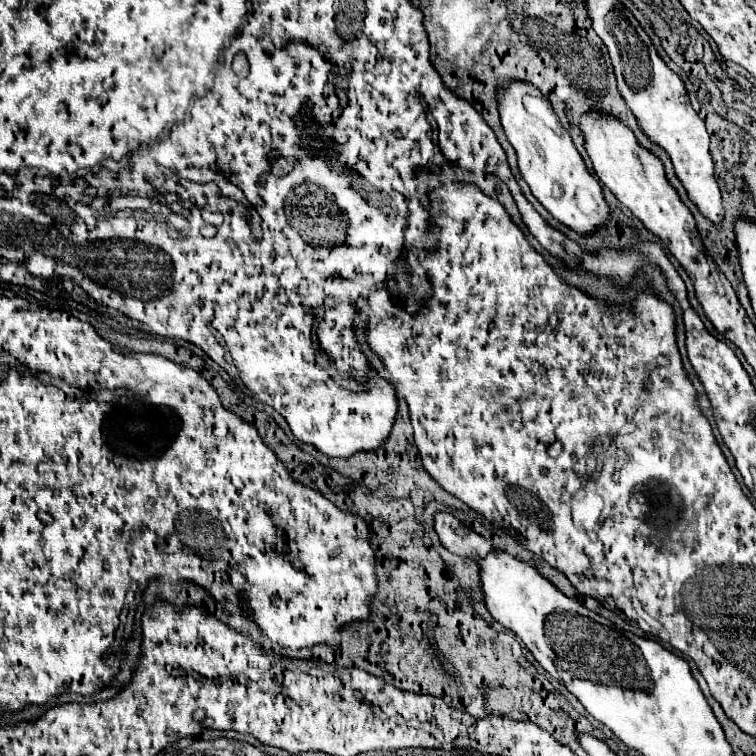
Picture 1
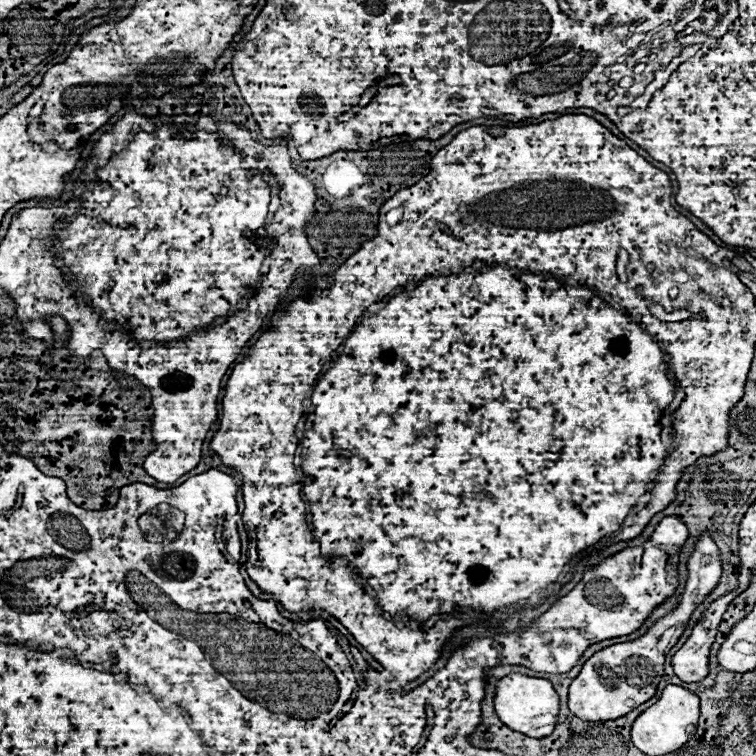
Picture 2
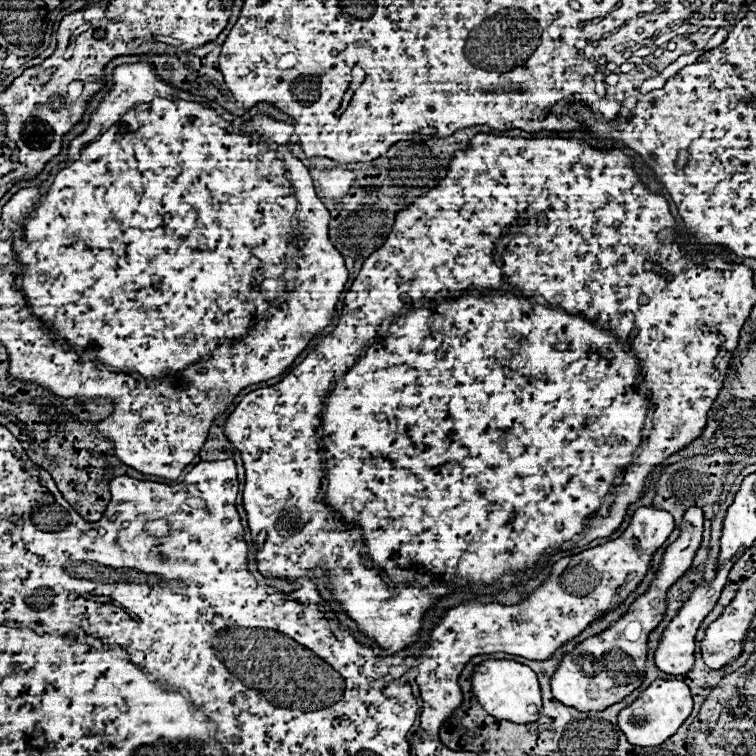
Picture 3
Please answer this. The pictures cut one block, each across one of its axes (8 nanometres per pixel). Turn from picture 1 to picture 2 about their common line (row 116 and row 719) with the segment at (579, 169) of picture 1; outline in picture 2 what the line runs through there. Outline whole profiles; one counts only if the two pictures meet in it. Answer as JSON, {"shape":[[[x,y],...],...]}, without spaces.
{"shape":[[[510,674],[498,682],[494,708],[498,718],[514,732],[522,732],[530,738],[544,738],[554,732],[554,726],[558,724],[558,712],[560,712],[560,698],[552,684],[544,678],[530,678],[522,674]]]}

